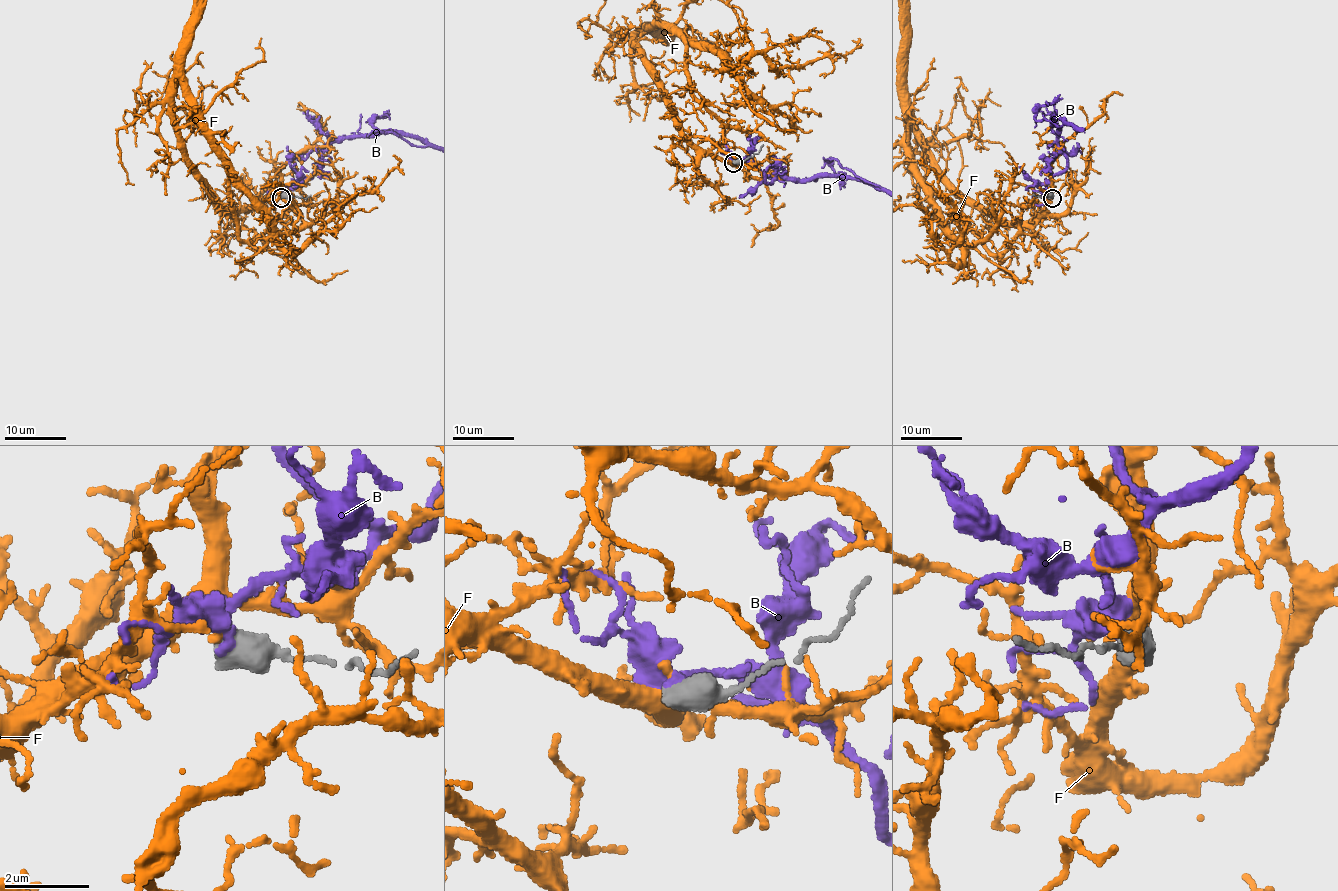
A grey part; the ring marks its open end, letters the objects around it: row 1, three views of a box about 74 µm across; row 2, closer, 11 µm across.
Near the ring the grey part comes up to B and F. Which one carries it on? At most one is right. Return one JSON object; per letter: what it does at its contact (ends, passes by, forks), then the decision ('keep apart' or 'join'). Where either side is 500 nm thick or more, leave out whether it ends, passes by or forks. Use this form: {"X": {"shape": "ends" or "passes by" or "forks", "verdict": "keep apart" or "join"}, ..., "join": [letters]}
{"B": {"verdict": "keep apart"}, "F": {"verdict": "keep apart"}, "join": []}

